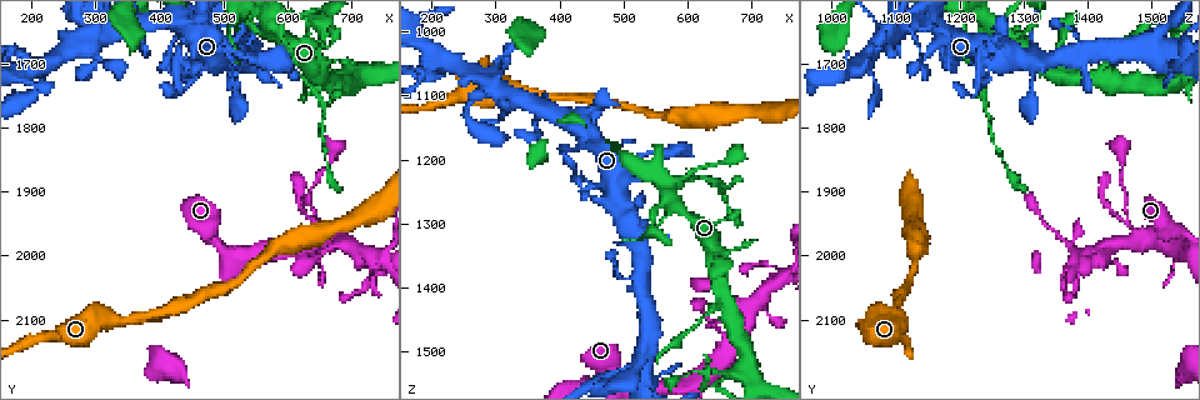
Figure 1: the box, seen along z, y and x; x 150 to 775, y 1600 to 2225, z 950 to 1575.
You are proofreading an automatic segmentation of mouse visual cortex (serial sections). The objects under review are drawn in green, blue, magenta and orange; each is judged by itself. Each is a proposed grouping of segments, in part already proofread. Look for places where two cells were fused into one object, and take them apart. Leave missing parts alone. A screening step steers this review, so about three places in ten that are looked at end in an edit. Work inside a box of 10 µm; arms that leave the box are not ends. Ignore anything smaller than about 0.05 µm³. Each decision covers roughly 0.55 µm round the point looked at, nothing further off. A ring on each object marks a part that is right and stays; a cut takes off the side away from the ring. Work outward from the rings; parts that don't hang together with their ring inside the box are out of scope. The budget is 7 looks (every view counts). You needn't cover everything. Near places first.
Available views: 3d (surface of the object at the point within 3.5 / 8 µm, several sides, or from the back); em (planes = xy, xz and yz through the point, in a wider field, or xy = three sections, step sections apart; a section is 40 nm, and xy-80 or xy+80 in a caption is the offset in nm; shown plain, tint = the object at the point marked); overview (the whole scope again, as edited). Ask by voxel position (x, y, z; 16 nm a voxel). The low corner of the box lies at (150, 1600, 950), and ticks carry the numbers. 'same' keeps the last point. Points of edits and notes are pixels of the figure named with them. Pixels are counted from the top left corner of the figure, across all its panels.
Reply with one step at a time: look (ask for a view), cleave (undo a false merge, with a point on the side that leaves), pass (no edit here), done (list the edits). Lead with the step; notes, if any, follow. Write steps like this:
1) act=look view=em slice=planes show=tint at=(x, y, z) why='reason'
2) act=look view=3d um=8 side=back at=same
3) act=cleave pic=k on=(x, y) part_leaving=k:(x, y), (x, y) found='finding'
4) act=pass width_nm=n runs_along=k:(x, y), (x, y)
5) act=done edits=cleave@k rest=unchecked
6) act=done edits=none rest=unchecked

act=look view=3d um=3.5 at=(550, 1660, 1315) why='sudden change in width'

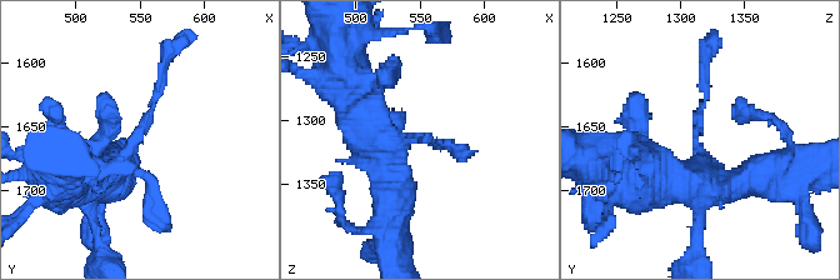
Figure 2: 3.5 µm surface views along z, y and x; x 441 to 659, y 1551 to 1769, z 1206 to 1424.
act=look view=em slice=xy step=3 show=tint at=(548, 1662, 1314) arm_widths_nm=100,500

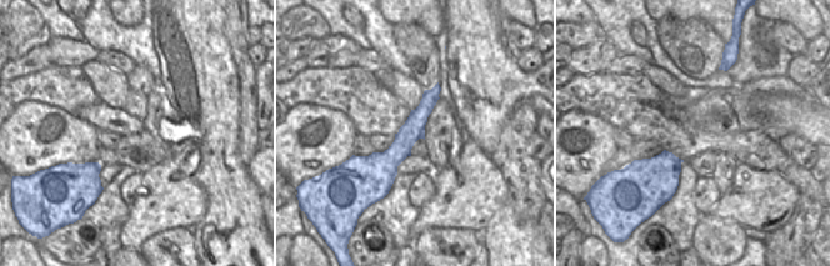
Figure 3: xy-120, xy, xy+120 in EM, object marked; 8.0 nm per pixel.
act=pass runs_along=3:(436, 89), (384, 161), (354, 159) found='all the same cell'

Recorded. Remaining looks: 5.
act=look view=3d um=3.5 at=(640, 1920, 1460) why='narrows sharply'

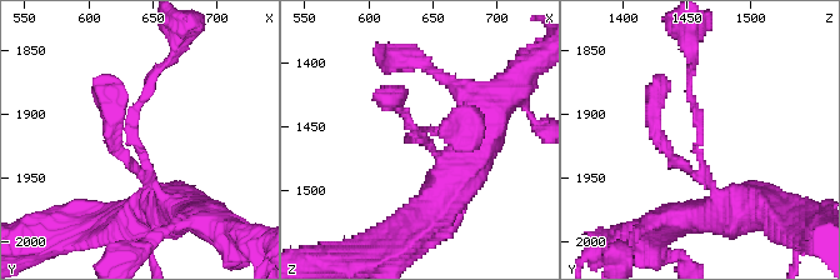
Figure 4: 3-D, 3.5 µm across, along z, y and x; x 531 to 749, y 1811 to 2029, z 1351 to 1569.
act=look view=em slice=xy step=3 show=tint at=(642, 1918, 1458)

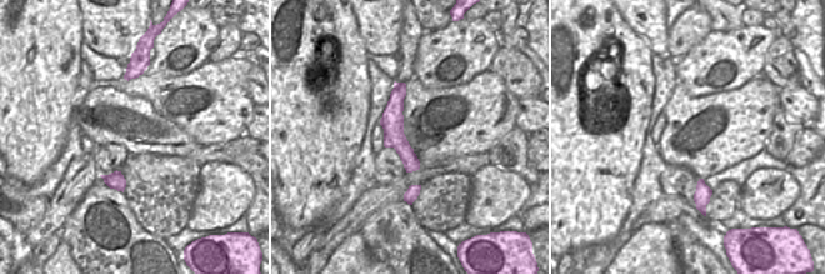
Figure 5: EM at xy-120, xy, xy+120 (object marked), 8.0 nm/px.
act=pass runs_along=5:(396, 85), (395, 138), (409, 169) found='all the same cell'

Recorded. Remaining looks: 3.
act=look view=3d um=3.5 at=(690, 1735, 1525) why='four or more arms meet'

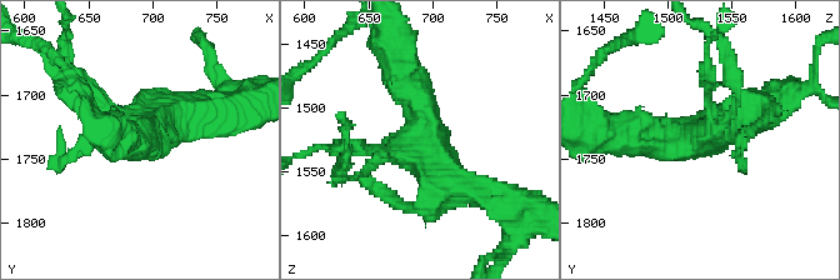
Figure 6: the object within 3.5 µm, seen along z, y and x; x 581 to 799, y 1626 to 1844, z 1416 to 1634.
act=look view=em slice=planes show=tint at=(688, 1734, 1530) why='need the tissue'

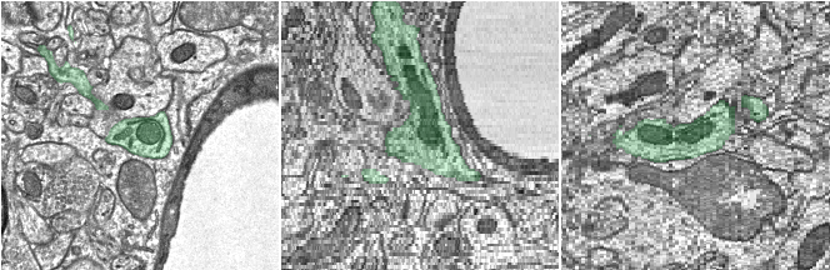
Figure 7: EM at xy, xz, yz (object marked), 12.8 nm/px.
act=look view=em slice=xy step=3 show=tint at=same why='cut it another way'

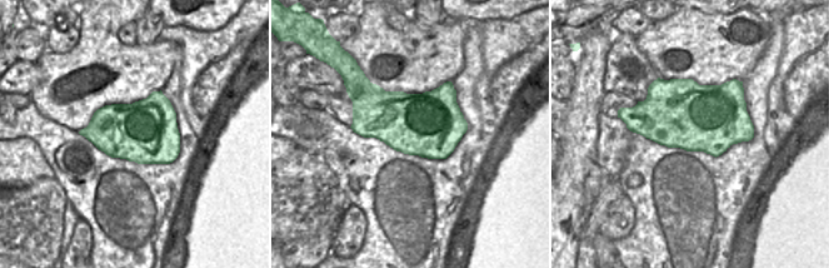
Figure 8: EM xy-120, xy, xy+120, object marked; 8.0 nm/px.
act=pass runs_along=6:(403, 70), (436, 176), (475, 193) found='continuous, no second cell'

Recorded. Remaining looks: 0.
act=done edits=none rest=unchecked

